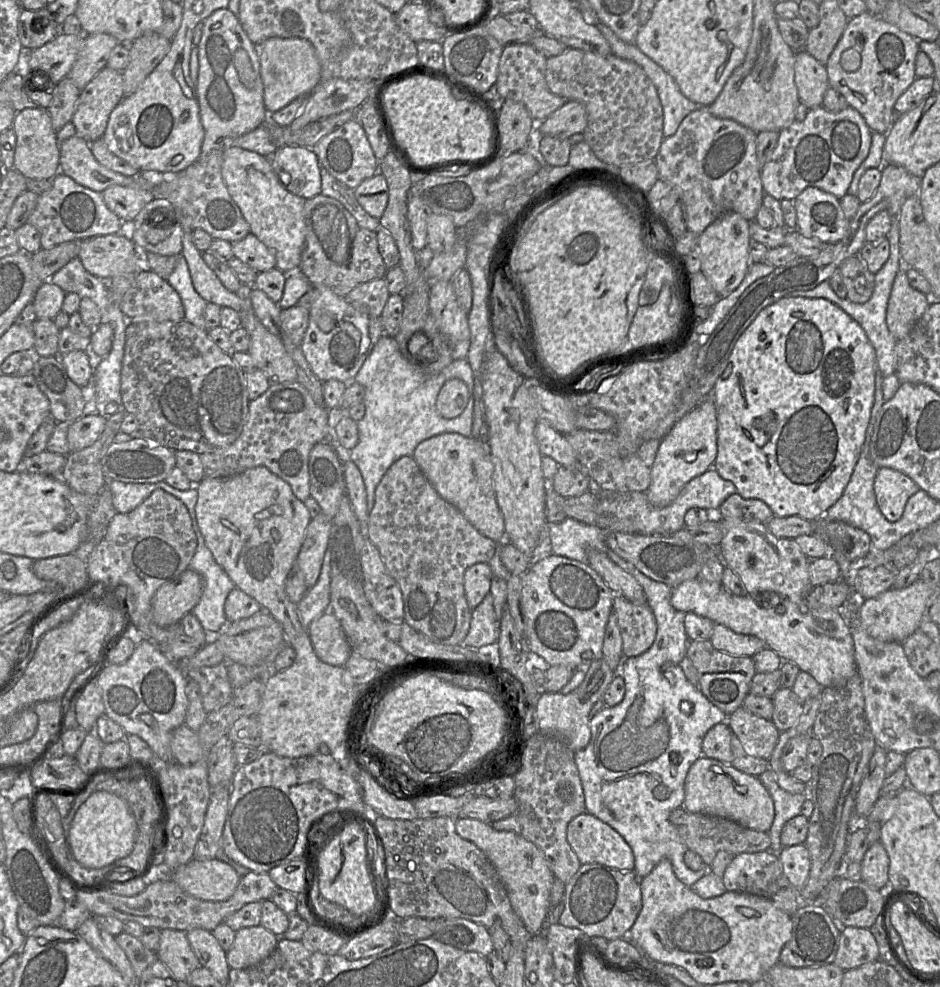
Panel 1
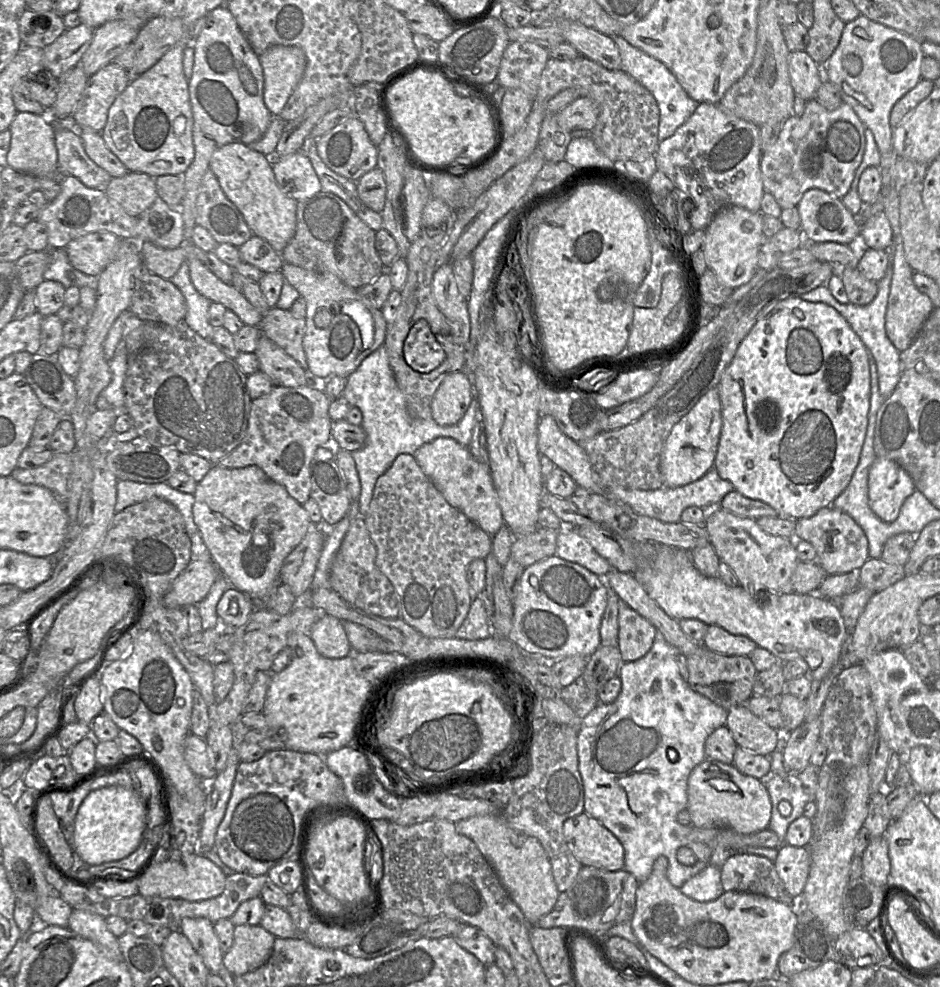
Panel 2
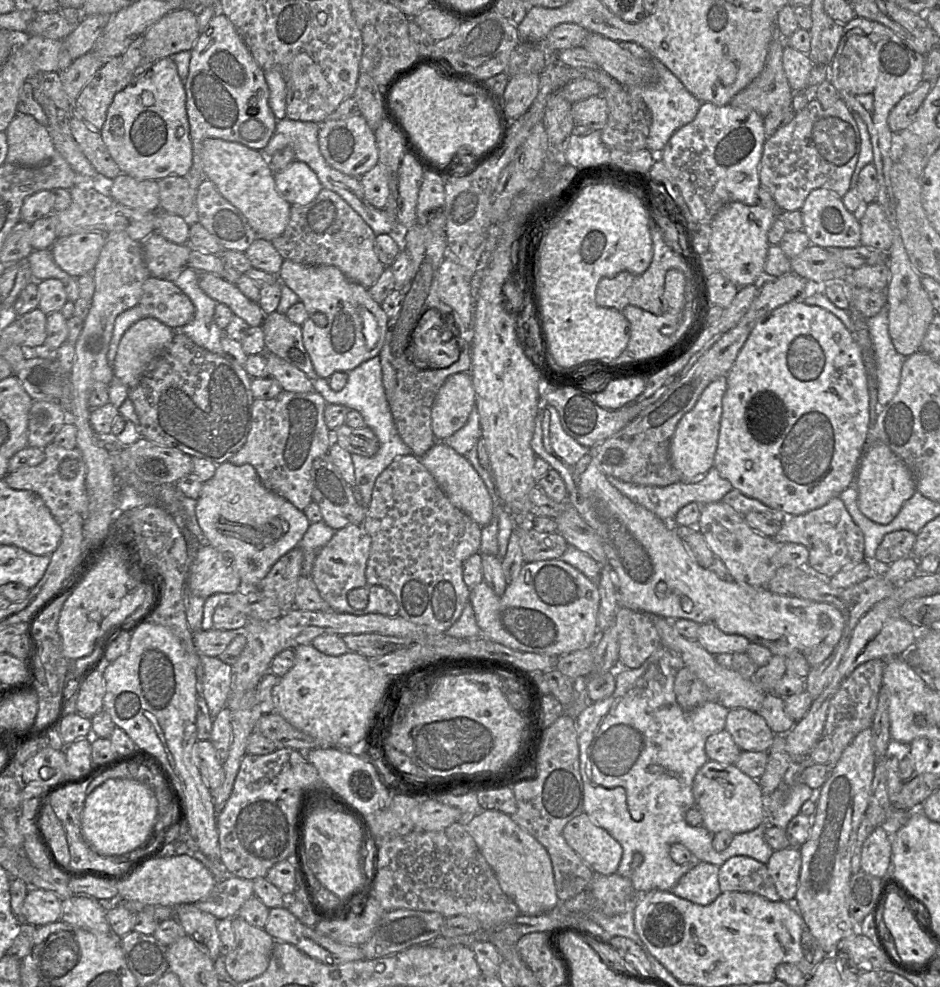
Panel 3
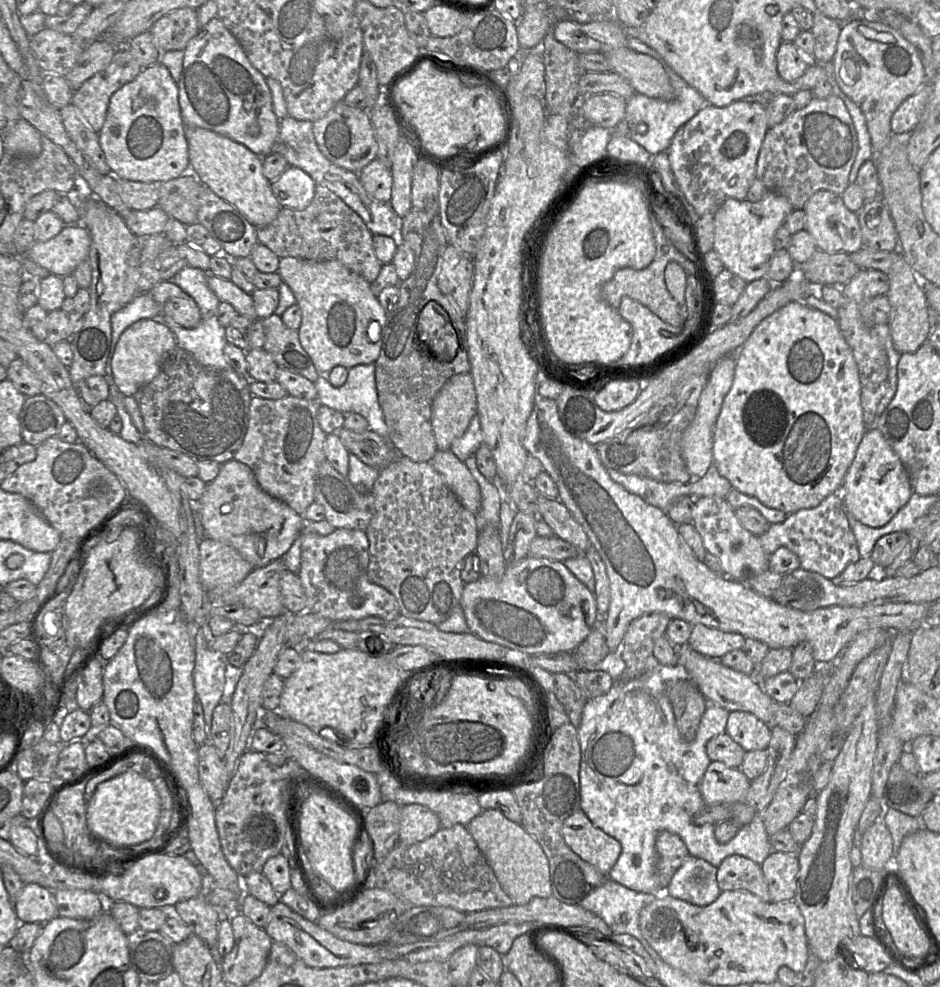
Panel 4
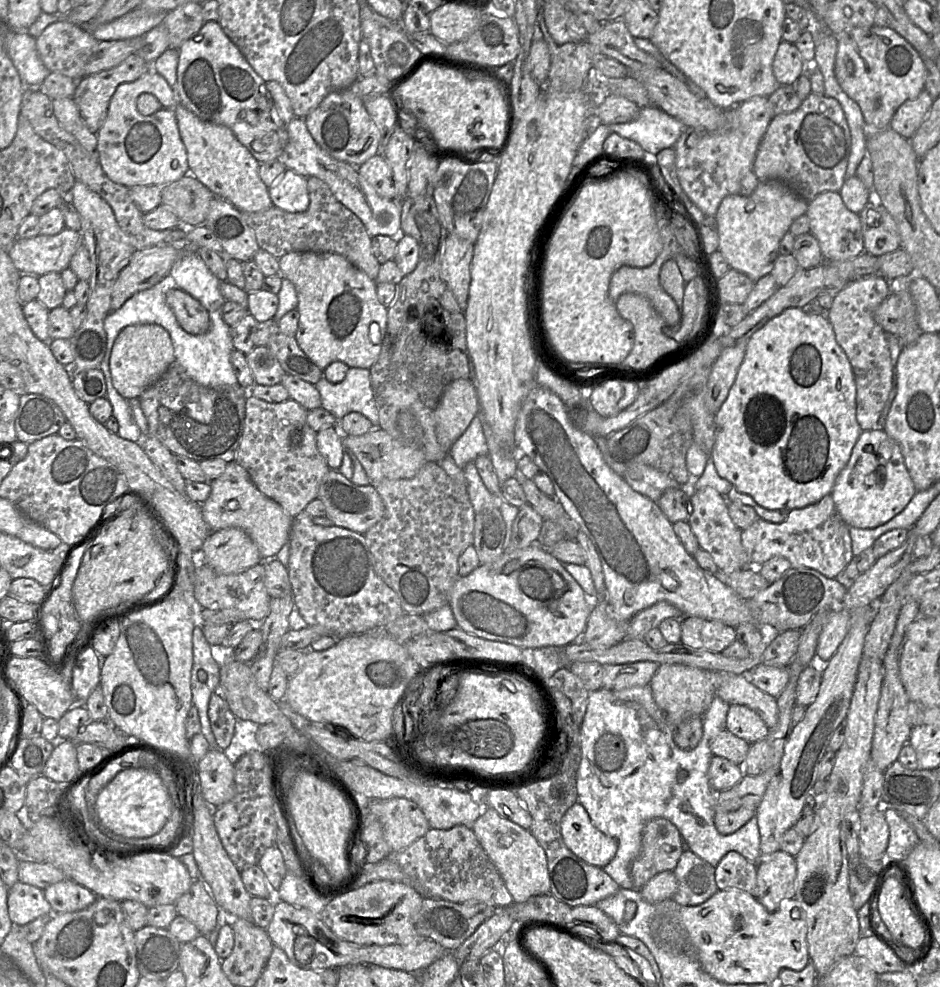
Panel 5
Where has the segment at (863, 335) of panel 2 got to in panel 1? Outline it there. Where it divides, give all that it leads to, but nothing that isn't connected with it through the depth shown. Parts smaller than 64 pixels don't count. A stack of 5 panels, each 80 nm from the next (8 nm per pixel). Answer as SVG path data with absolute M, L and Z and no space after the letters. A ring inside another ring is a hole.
M892 219L890 231L888 232L886 237L889 241L889 249L890 249L889 258L884 264L884 266L875 274L874 292L871 298L867 302L863 304L859 304L859 303L852 302L847 298L846 299L839 298L831 288L828 281L824 281L820 283L814 289L807 290L807 291L796 291L788 295L793 297L827 299L833 304L840 307L849 316L851 316L856 322L858 322L860 326L863 328L863 330L865 331L867 337L869 338L871 344L875 349L877 367L884 378L890 375L893 375L896 372L897 340L890 333L887 327L886 313L887 313L887 306L888 306L888 301L890 298L893 282L895 280L895 277L898 271L904 265L900 257L898 219Z

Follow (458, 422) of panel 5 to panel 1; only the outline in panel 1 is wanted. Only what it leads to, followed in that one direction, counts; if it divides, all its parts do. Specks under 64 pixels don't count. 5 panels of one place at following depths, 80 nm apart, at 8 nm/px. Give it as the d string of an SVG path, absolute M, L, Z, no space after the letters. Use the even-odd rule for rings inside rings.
M452 378L444 383L436 400L436 409L445 419L460 416L470 399L467 385L460 379Z

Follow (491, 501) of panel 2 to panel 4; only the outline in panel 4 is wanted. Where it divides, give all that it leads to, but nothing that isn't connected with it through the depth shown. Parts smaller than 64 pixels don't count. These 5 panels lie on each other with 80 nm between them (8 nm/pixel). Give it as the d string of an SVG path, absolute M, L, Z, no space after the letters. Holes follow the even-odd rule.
M450 449L437 450L429 462L460 503L476 515L481 509L481 492L466 464Z

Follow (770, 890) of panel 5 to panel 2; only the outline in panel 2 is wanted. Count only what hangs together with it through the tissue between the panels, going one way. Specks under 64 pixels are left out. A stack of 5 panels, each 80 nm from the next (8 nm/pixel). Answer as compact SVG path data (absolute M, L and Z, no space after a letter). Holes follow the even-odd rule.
M782 844L774 861L776 871L788 893L801 897L810 870L810 854L807 847Z

